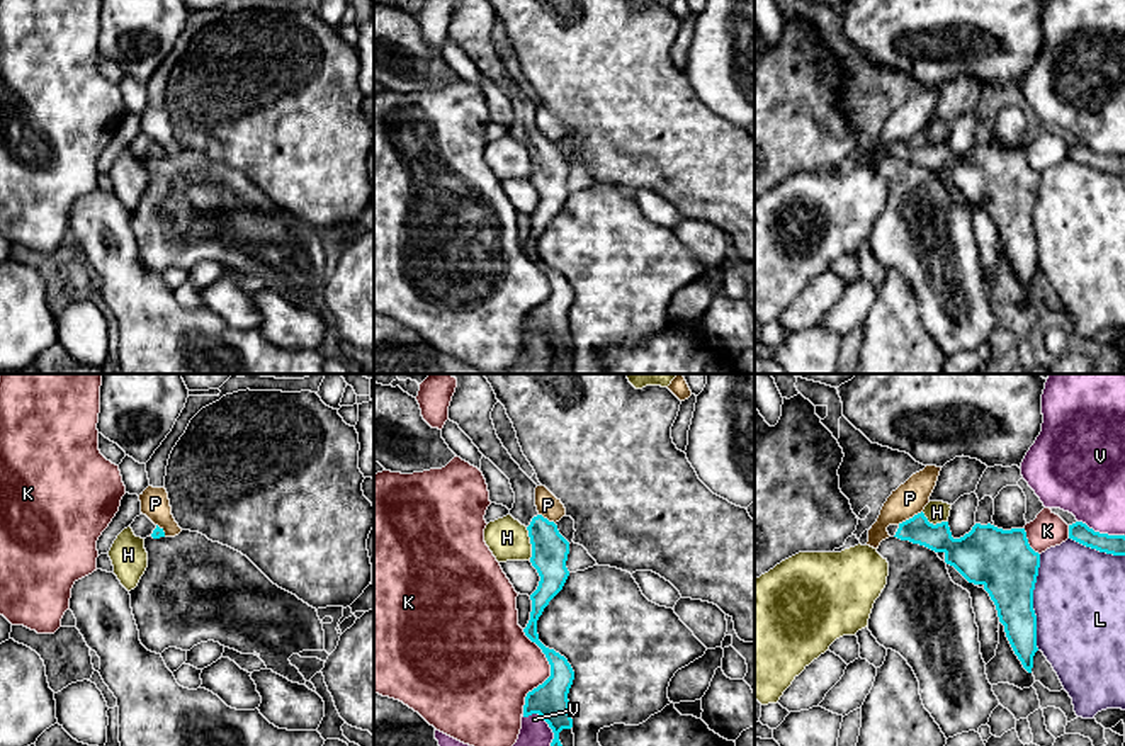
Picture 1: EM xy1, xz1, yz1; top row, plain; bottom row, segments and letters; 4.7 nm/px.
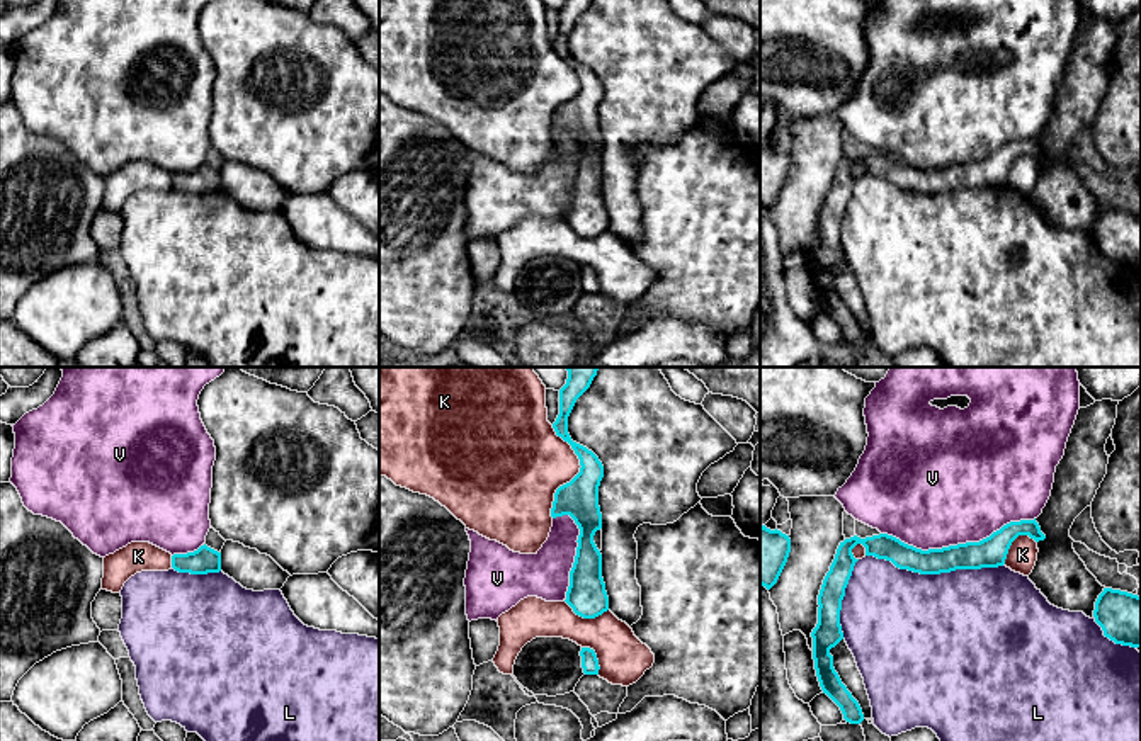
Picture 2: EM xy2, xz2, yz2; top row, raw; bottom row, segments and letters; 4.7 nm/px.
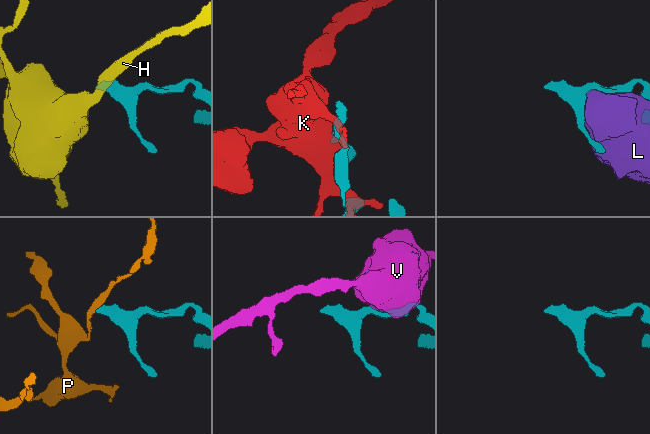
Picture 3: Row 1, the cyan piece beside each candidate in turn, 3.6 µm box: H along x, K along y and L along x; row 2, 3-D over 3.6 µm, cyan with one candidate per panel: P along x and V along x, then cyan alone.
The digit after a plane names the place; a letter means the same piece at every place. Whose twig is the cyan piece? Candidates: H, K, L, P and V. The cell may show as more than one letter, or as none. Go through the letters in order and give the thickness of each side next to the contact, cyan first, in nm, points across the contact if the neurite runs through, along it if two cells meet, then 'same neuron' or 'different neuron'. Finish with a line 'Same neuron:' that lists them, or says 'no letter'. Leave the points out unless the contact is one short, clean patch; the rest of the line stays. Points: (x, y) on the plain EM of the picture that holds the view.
H: 180 nm thick on the cyan side, 190 nm on the other; border along xz1 (525, 146), (531, 157), (531, 179); different neuron
K: 190 nm thick on the cyan side, 380 nm on the other; different neuron
L: 130 nm thick on the cyan side, 500 nm on the other; different neuron
P: 130 nm thick on the cyan side, 160 nm on the other; border along yz1 (921, 129), (898, 143); different neuron
V: 140 nm thick on the cyan side, 500 nm on the other; different neuron
Same neuron: no letter

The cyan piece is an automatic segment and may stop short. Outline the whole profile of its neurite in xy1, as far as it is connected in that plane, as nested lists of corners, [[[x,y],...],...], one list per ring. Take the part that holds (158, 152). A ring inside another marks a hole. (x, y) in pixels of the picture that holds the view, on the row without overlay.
[[[139,134],[134,138],[134,141],[131,143],[131,148],[134,151],[136,156],[146,158],[146,156],[153,156],[153,158],[160,158],[165,156],[163,148],[160,148],[158,144],[155,144],[146,134]]]

